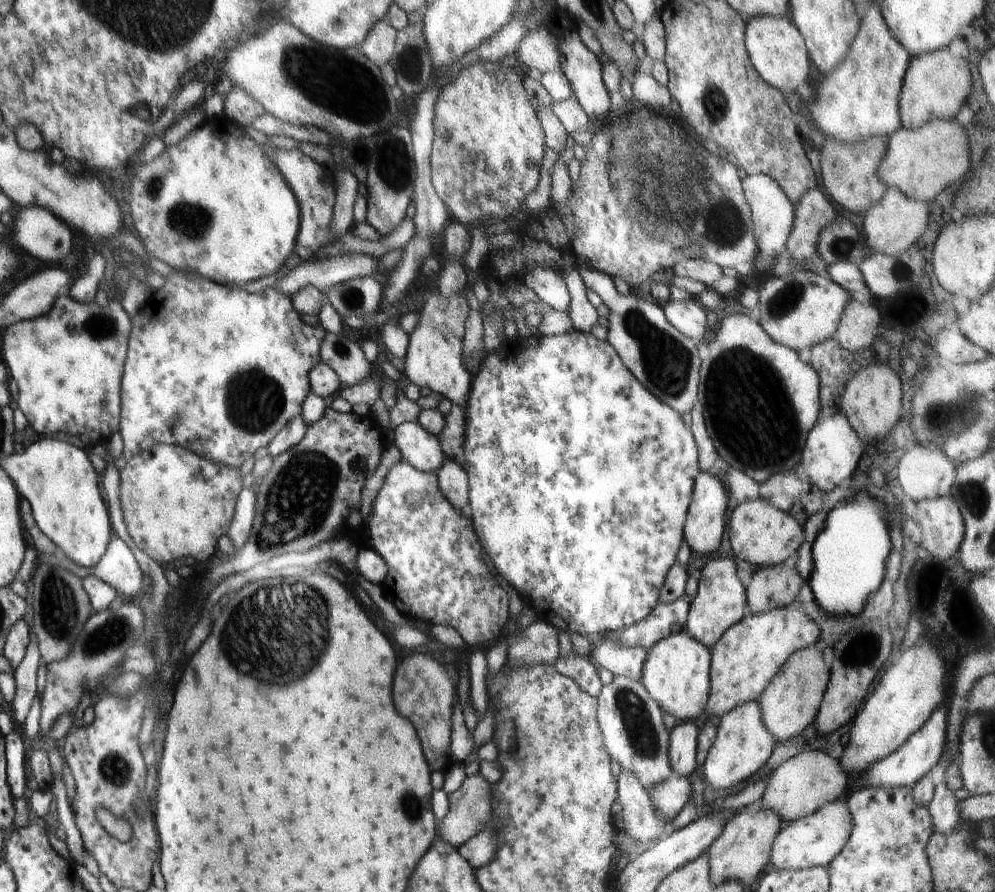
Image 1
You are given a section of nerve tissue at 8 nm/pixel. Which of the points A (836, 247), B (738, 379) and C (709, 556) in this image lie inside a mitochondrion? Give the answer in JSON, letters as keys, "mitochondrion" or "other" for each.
{"A":"mitochondrion","B":"mitochondrion","C":"other"}

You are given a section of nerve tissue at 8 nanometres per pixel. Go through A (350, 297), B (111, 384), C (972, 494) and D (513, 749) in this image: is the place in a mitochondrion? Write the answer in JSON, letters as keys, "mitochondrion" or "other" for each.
{"A":"mitochondrion","B":"other","C":"mitochondrion","D":"other"}

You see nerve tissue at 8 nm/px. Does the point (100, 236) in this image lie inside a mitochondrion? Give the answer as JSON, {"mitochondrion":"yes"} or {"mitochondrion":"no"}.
{"mitochondrion":"no"}

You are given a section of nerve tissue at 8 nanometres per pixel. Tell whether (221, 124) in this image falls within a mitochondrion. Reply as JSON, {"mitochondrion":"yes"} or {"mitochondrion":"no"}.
{"mitochondrion":"no"}

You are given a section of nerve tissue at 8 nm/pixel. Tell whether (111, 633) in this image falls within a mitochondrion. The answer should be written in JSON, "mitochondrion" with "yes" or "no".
{"mitochondrion":"yes"}

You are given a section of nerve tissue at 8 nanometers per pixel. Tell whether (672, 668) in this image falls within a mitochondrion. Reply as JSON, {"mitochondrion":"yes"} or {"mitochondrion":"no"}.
{"mitochondrion":"no"}

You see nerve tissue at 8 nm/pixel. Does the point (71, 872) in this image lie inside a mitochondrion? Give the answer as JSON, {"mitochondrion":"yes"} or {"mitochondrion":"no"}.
{"mitochondrion":"no"}

